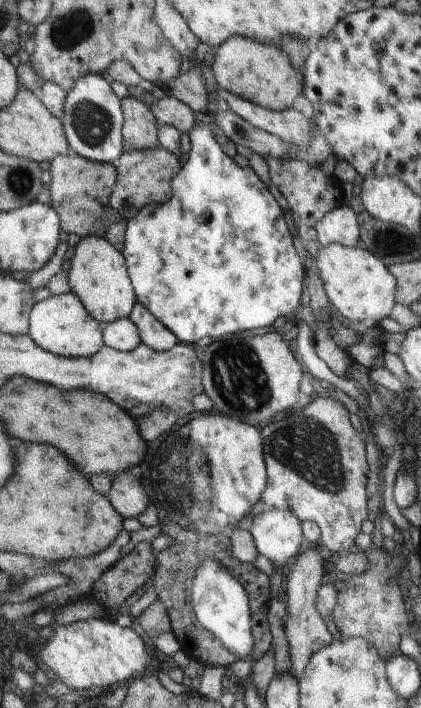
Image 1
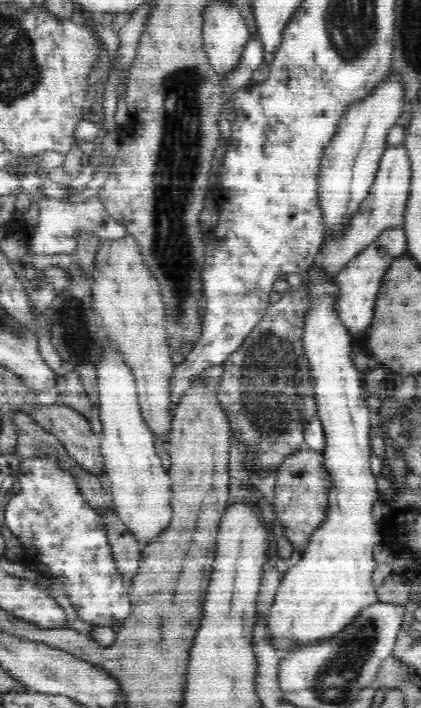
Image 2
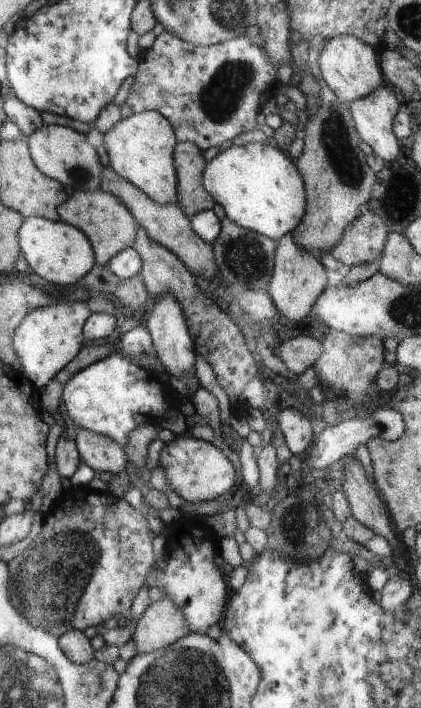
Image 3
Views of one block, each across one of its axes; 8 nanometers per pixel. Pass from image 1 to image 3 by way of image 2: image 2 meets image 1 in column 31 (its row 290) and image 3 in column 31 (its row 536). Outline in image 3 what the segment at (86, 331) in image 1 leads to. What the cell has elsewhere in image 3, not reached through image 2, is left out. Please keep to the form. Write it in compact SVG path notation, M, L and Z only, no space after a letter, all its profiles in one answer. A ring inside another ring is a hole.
M82 296L78 302L54 302L53 305L35 309L21 323L13 340L14 351L21 362L19 373L37 392L45 389L74 358L77 358L84 340L82 326L85 326L90 317L86 299Z

